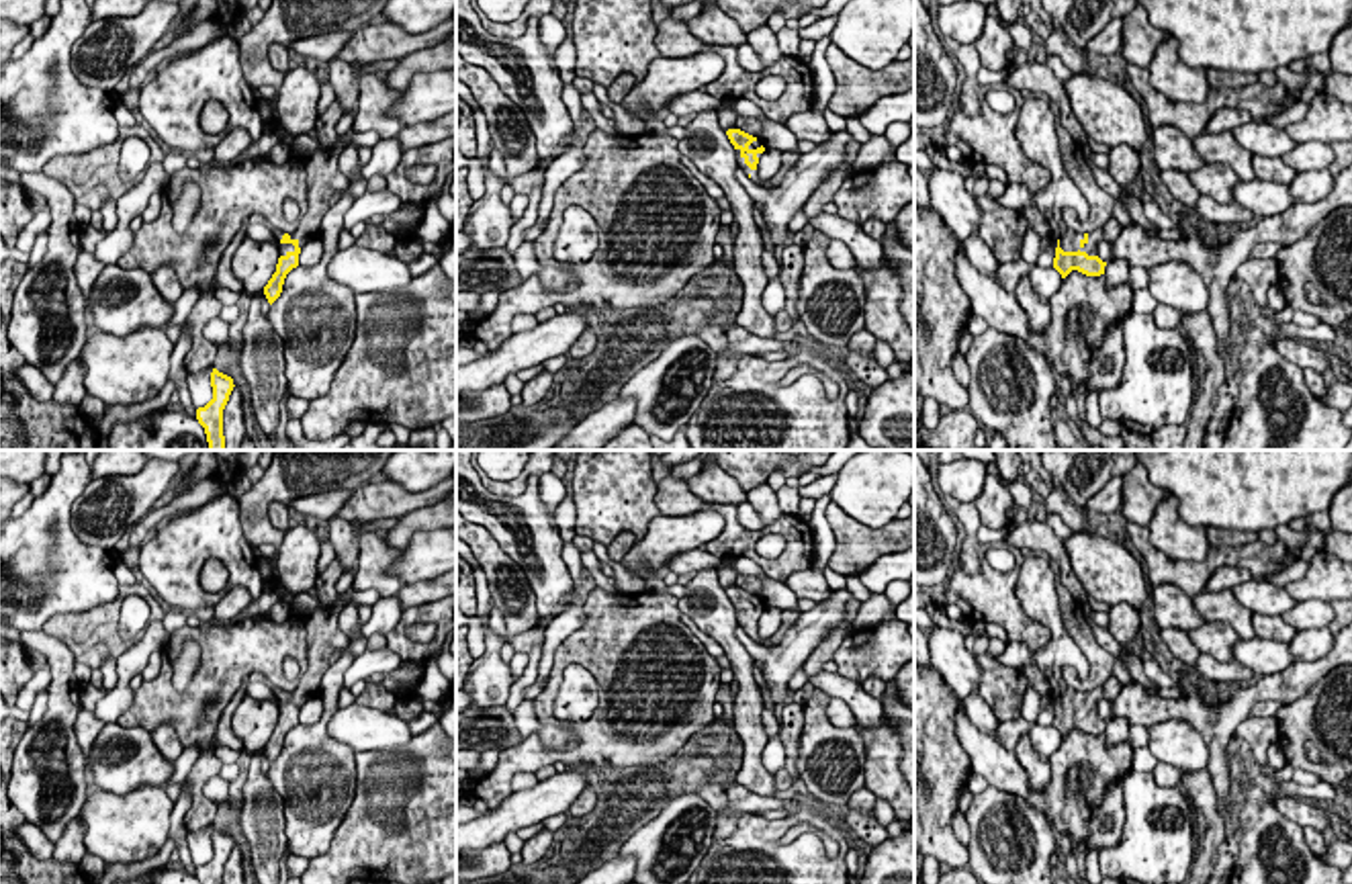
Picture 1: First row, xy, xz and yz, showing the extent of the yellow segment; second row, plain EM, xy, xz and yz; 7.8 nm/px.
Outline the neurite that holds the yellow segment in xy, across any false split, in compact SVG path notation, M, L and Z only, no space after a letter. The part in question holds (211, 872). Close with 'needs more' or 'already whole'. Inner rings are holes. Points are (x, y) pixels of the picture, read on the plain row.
M213 827L211 845L213 857L205 866L196 868L196 878L200 884L223 884L223 868L235 843L231 835Z; already whole

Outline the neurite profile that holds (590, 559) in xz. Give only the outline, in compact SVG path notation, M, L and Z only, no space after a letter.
M587 550L581 555L583 567L589 571L589 575L593 577L595 585L612 595L626 595L614 577L607 577L601 573L599 565L601 561L597 559L597 555L593 550Z

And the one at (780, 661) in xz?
M849 587L835 589L826 600L818 602L812 610L800 612L794 626L783 634L777 645L765 647L755 643L740 626L734 634L749 651L749 655L763 665L763 679L773 704L790 702L787 681L804 667L810 653L820 640L847 618L847 604L853 600Z

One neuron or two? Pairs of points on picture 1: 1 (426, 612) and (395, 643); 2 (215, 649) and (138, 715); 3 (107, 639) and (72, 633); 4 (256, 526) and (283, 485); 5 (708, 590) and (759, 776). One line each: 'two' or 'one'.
1: one
2: one
3: one
4: one
5: one

